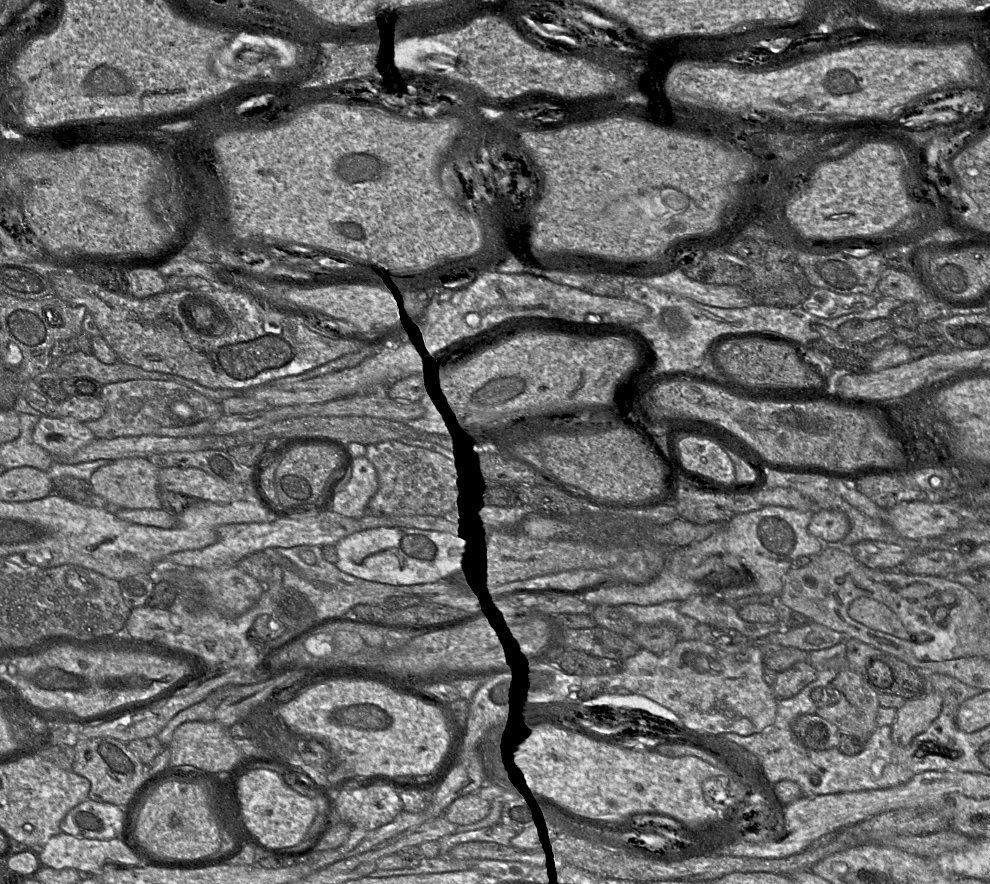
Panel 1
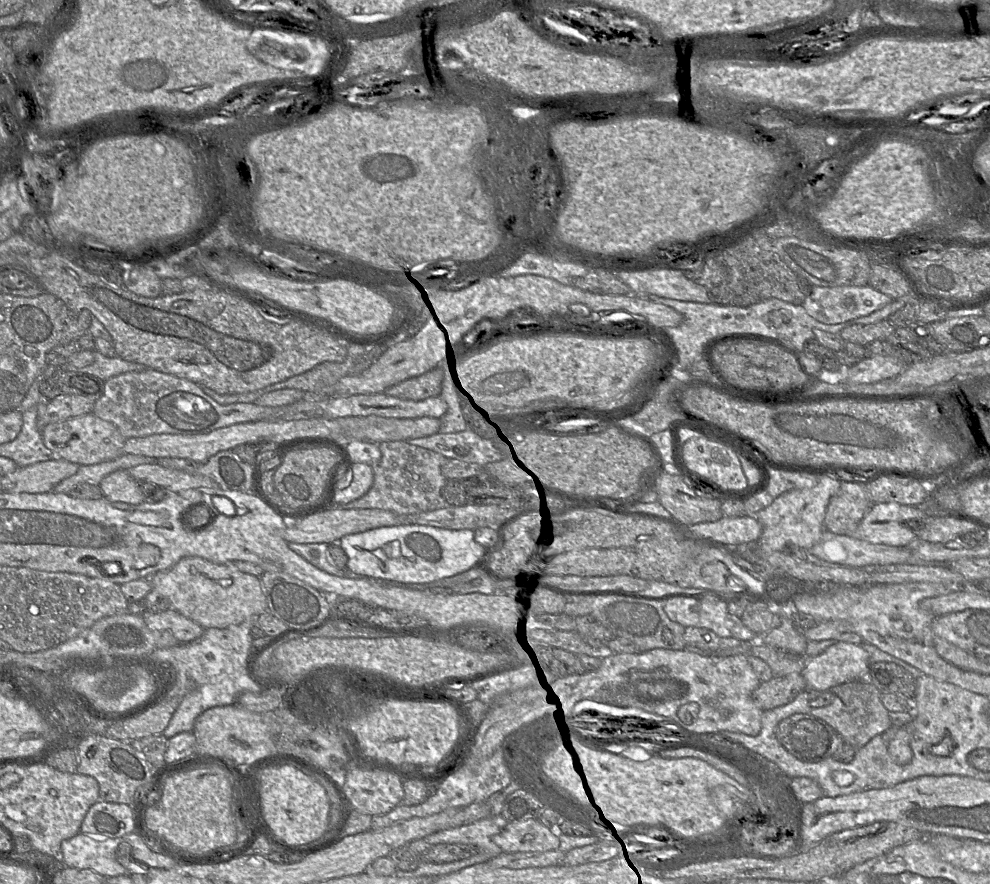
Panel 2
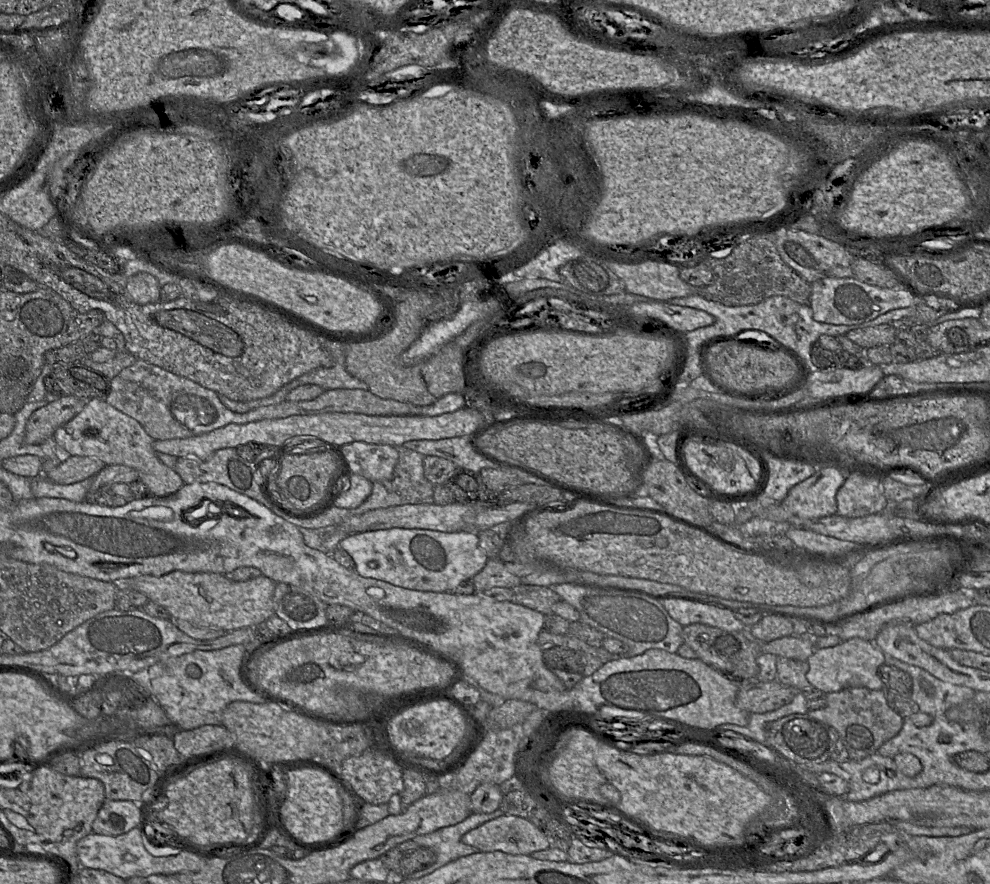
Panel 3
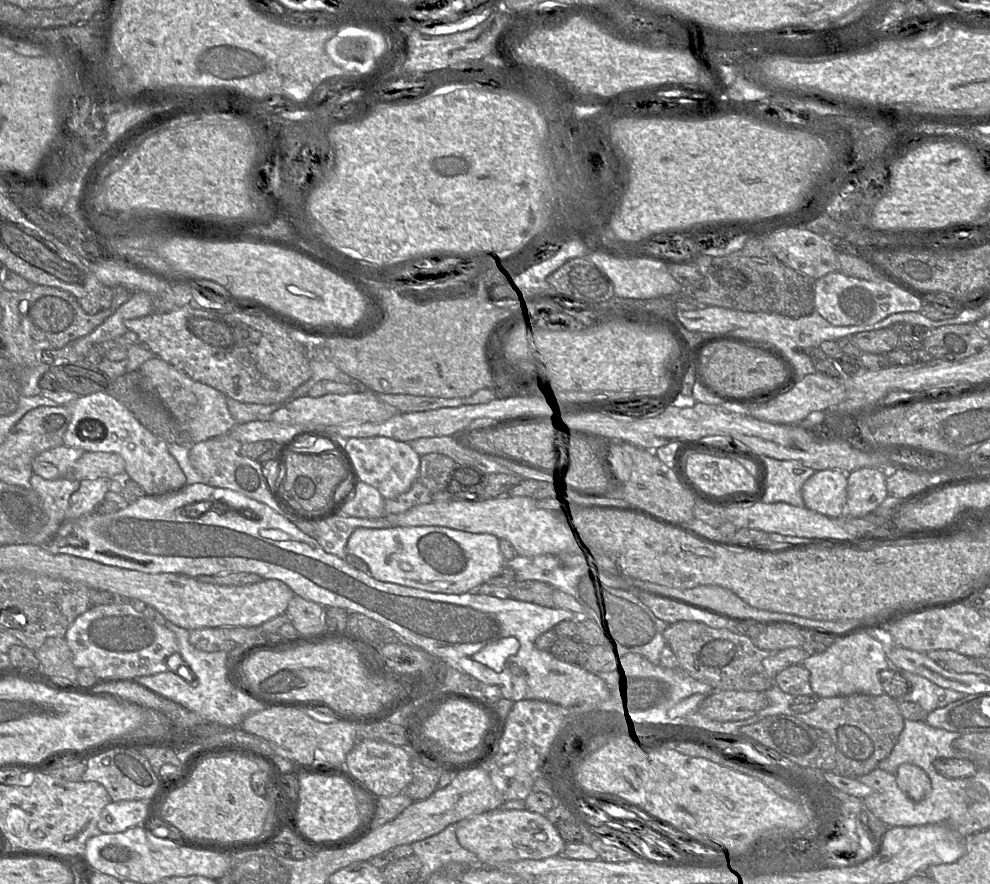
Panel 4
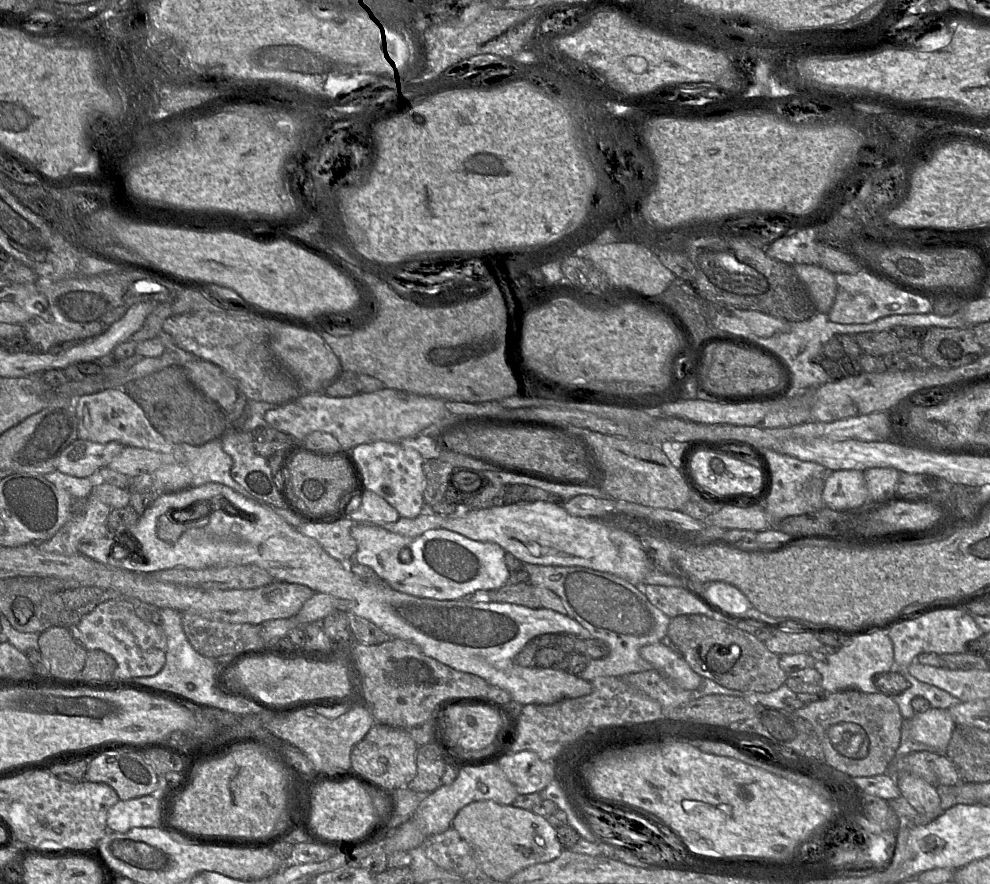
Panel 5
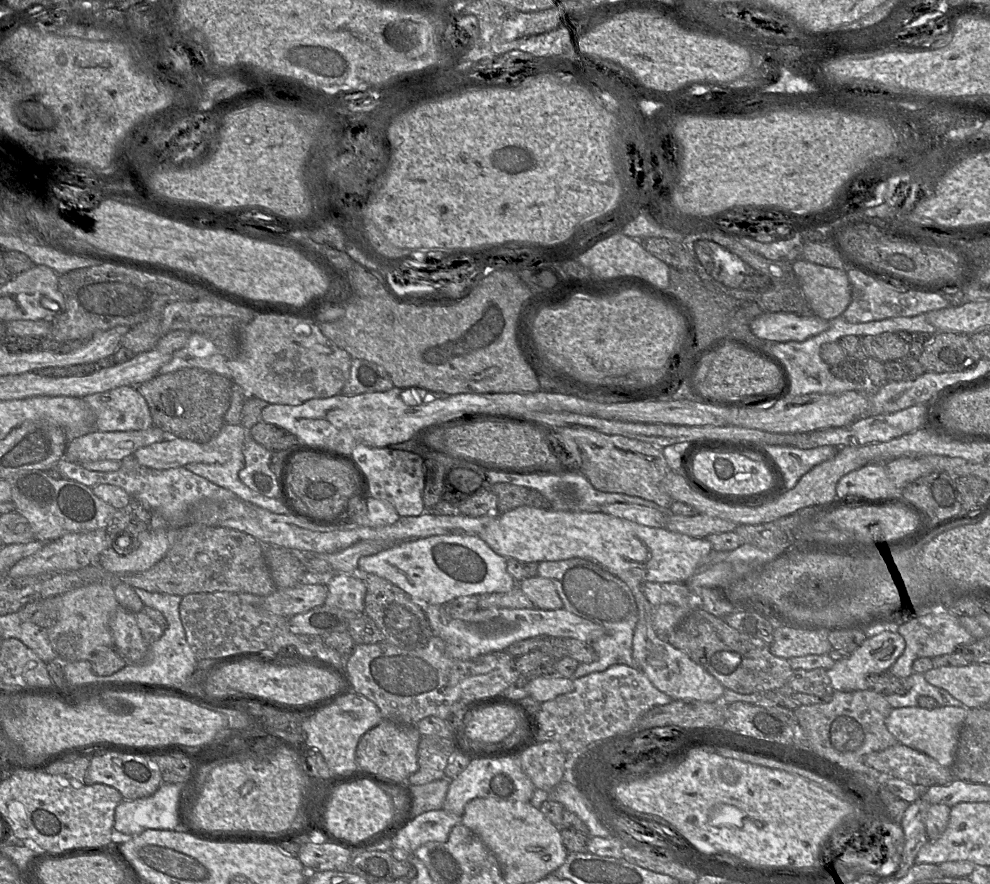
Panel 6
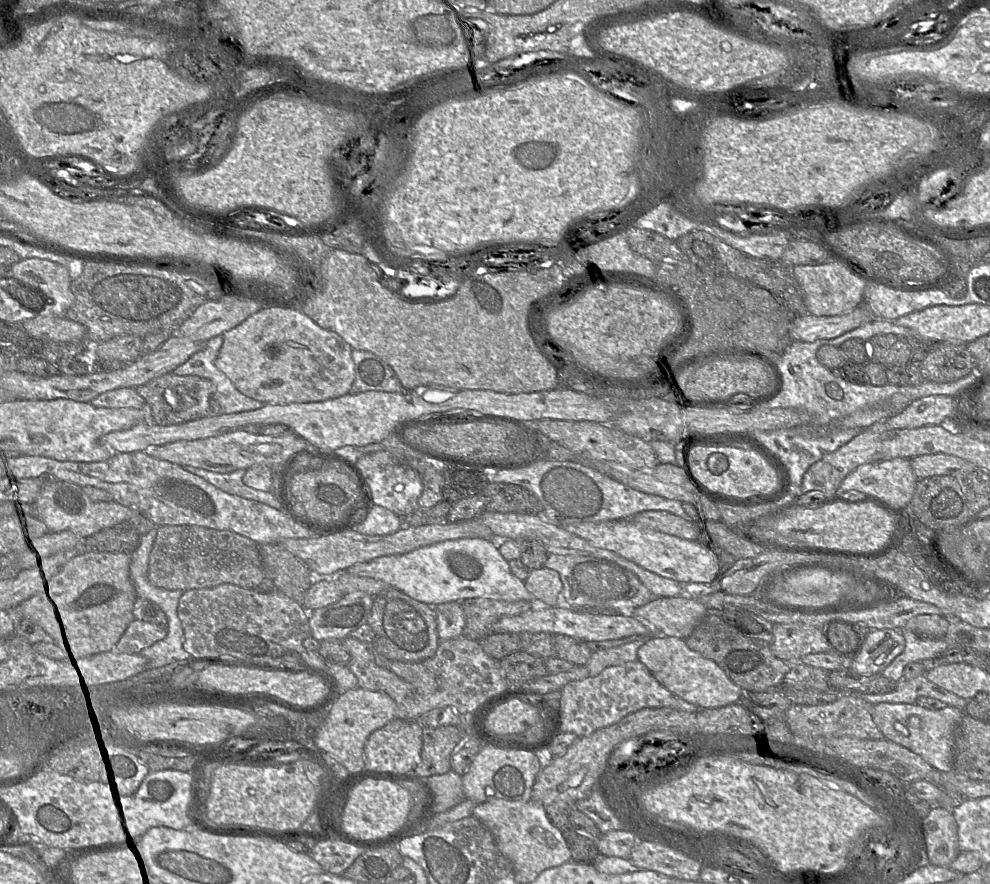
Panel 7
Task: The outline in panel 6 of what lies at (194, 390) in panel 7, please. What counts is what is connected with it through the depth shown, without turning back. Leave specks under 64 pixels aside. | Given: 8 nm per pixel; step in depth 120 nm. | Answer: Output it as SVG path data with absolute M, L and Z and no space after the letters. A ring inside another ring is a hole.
M184 368L157 374L136 386L149 407L153 425L176 438L197 443L209 442L225 424L224 418L230 405L232 380L200 368Z

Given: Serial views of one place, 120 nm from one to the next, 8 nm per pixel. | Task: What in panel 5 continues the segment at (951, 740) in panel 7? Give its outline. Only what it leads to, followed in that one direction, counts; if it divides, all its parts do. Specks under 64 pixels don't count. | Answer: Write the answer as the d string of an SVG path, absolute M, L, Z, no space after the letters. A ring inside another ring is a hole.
M930 708L909 720L912 738L945 753L956 725L948 709Z

